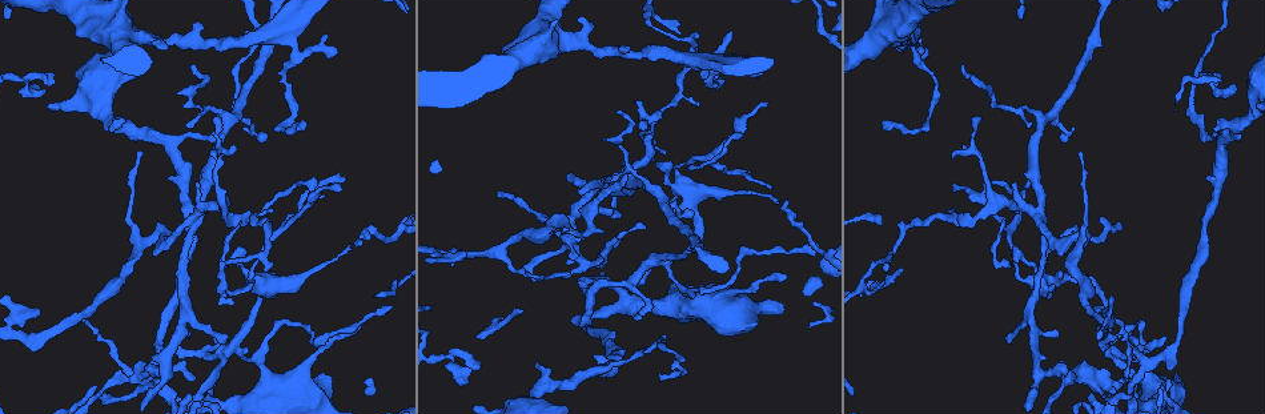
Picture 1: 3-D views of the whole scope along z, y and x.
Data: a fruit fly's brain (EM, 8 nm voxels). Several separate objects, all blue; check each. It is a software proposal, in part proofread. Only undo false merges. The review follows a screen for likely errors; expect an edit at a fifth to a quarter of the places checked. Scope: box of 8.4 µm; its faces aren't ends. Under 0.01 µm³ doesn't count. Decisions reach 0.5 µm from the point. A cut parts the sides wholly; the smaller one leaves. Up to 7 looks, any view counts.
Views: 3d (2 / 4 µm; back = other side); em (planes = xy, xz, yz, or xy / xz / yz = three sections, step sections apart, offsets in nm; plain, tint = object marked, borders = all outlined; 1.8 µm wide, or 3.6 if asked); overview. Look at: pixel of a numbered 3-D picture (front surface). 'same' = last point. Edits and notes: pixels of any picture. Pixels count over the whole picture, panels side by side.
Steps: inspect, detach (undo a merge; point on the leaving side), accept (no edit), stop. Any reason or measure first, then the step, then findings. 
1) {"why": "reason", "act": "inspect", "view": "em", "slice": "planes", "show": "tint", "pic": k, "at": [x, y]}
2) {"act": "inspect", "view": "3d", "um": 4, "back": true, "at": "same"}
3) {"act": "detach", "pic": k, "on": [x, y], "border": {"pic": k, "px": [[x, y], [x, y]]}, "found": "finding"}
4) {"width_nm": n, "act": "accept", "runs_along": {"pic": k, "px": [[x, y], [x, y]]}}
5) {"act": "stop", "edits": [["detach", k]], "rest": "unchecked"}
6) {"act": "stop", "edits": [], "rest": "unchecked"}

{"why": "abrupt turn", "act": "inspect", "view": "em", "slice": "planes", "show": "borders", "pic": 1, "at": [608, 181]}

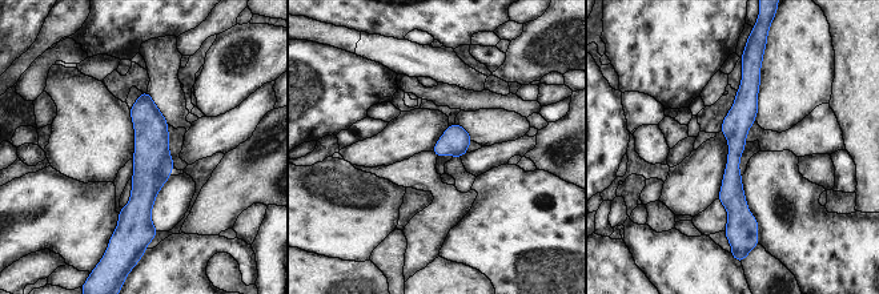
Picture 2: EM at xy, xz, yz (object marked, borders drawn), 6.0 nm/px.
{"act": "accept", "runs_along": {"pic": 2, "px": [[750, 69], [735, 125], [729, 228]]}, "found": "one neuron here"}

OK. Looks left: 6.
{"why": "thick turns thin", "act": "inspect", "view": "em", "slice": "planes", "show": "tint", "pic": 1, "at": [1087, 375]}

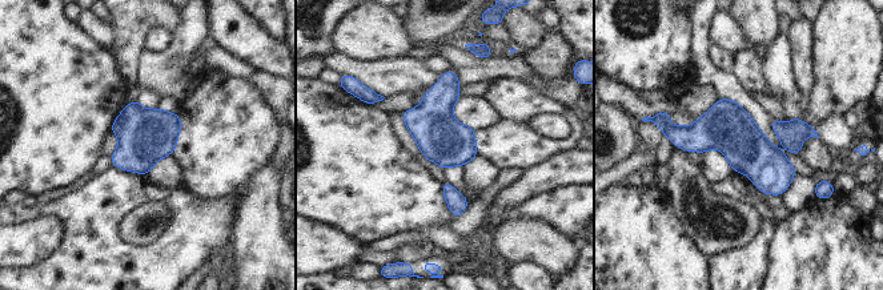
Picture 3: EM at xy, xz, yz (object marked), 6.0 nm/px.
{"act": "detach", "pic": 3, "on": [116, 124], "border": {"pic": 3, "px": [[120, 115], [121, 120], [115, 133]]}, "found": "two neurons meet here"}

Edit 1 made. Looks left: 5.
{"act": "inspect", "view": "overview"}

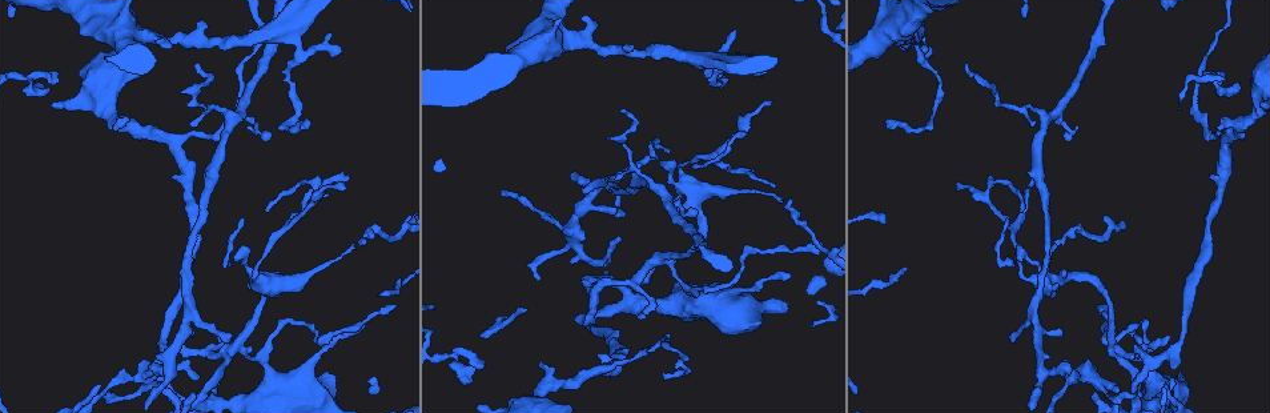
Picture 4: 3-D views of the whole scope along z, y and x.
{"why": "sharp bend", "act": "inspect", "view": "3d", "um": 4, "pic": 4, "at": [232, 119]}

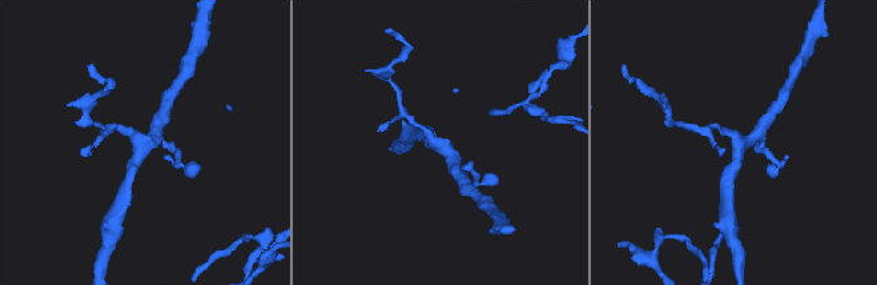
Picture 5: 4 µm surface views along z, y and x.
{"why": "shape alone is not enough", "act": "inspect", "view": "em", "slice": "xz", "step": 8, "show": "tint", "pic": 5, "at": [437, 147]}

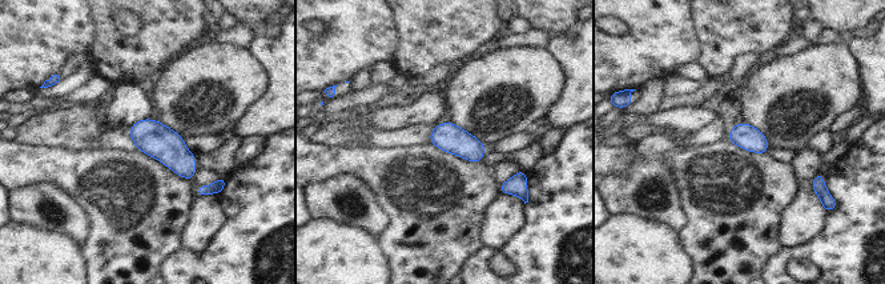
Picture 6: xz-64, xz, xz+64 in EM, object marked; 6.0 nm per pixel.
{"why": "another direction", "act": "inspect", "view": "em", "slice": "planes", "show": "borders", "at": "same"}

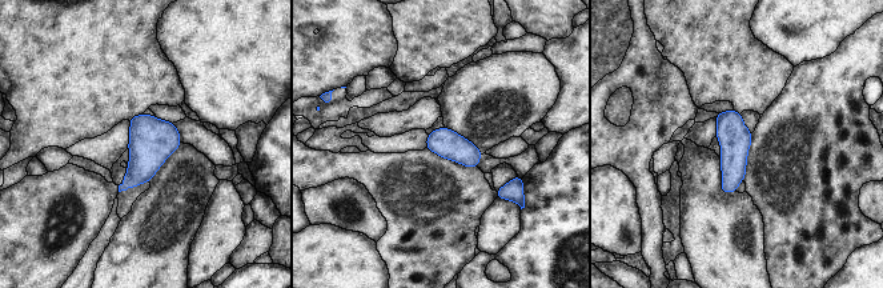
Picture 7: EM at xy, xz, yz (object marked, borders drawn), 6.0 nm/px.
{"act": "accept", "found": "all the same neuron"}

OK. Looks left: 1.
{"act": "stop", "edits": [["detach", 3]], "rest": "unchecked"}

